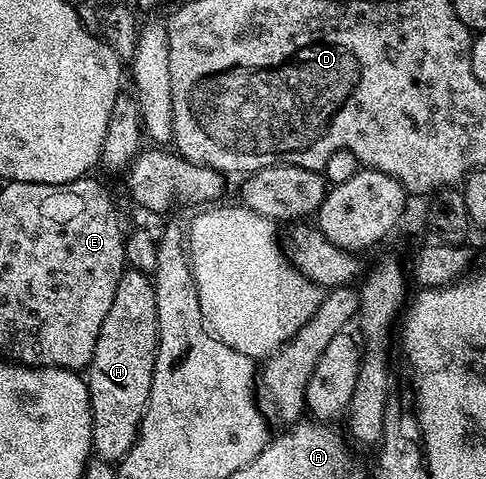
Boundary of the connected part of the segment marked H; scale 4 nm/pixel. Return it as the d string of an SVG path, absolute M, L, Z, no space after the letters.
M135 269L125 270L122 281L118 281L118 289L114 293L114 305L110 305L110 313L106 313L106 321L102 321L102 333L98 333L98 341L94 345L92 359L86 368L88 396L92 402L92 450L101 459L119 461L136 443L140 433L140 422L146 413L146 405L150 397L150 385L156 360L156 287L151 278Z

